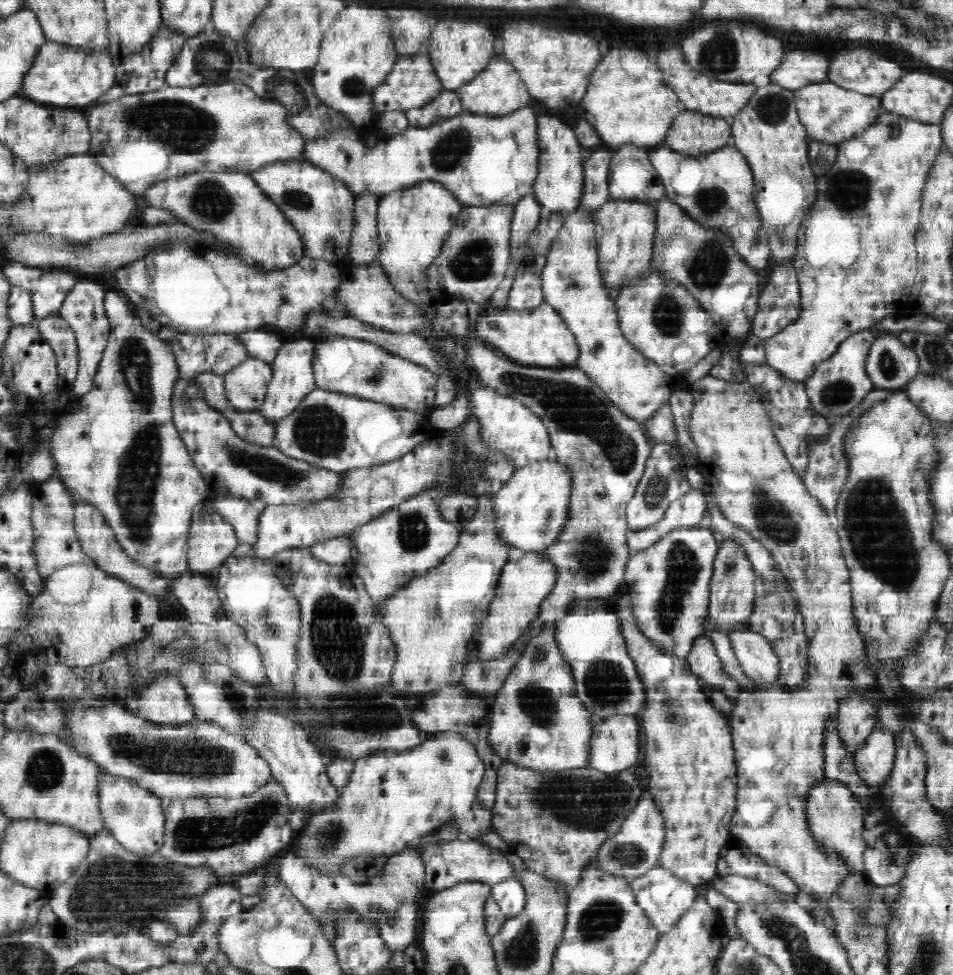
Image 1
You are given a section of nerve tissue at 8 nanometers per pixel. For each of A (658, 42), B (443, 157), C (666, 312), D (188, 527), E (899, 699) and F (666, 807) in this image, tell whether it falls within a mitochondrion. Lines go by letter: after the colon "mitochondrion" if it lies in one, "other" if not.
A: other
B: mitochondrion
C: mitochondrion
D: other
E: other
F: other

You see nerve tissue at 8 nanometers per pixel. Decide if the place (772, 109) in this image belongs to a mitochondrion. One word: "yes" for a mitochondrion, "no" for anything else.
yes

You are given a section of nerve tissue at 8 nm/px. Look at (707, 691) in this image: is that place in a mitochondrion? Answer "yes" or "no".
no

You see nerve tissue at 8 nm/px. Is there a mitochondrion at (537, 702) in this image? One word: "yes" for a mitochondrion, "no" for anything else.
yes

